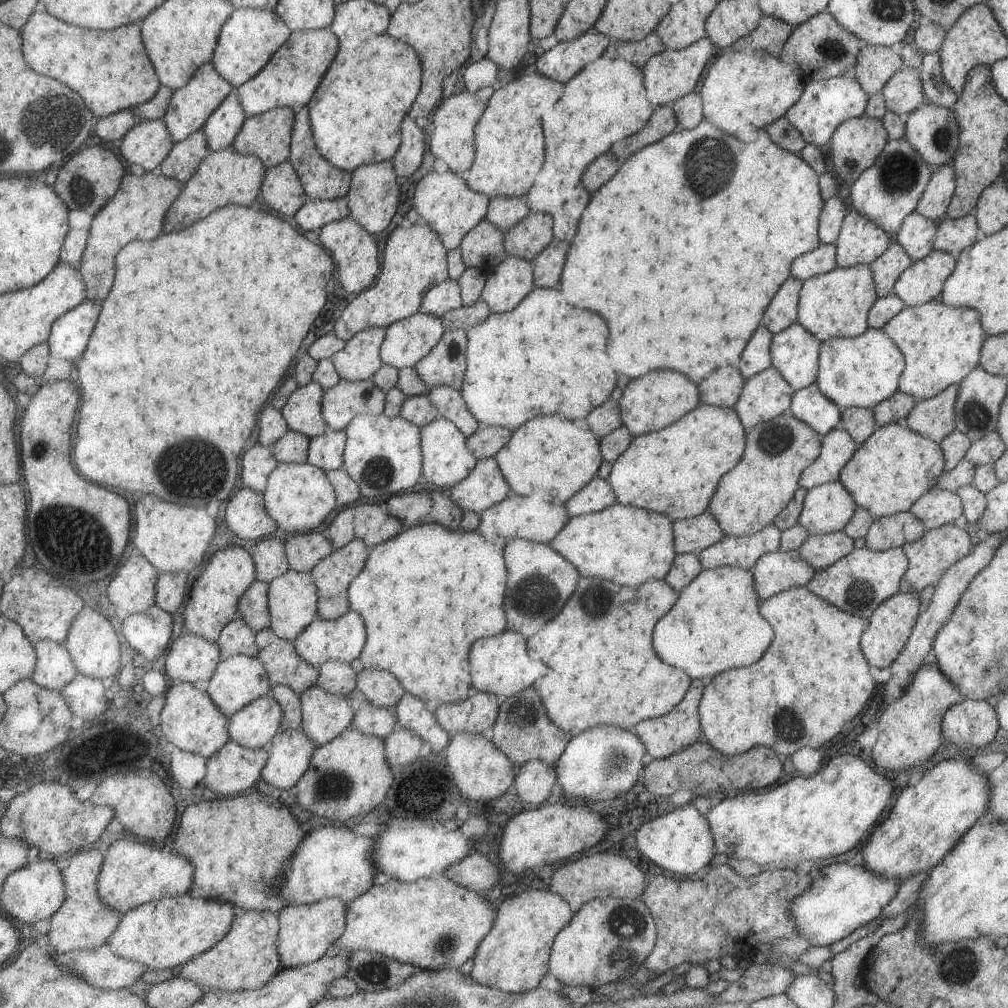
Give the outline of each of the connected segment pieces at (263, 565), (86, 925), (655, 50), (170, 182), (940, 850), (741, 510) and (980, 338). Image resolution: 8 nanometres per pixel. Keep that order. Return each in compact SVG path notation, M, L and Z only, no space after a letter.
M268 539L260 542L253 559L257 566L258 580L262 582L274 582L292 570L283 540Z
M97 845L92 848L83 849L70 856L70 863L63 871L63 880L65 880L65 886L67 886L67 900L49 922L48 931L45 935L49 944L59 954L65 954L73 950L93 950L93 948L99 948L99 946L107 944L109 938L117 932L119 924L123 920L124 915L121 912L113 910L111 906L107 906L99 898L99 876L102 874L104 862L106 861L105 853L105 851L99 850Z
M653 32L639 41L612 40L602 55L606 58L623 60L642 70L645 62L651 56L660 54L664 49L665 44Z
M162 172L145 173L142 177L127 174L118 194L99 214L94 216L85 255L80 266L86 282L88 299L104 303L114 289L119 252L134 241L151 242L163 235L169 210L183 193L184 184Z
M965 752L959 754L957 758L951 760L941 760L937 762L914 786L905 786L898 789L895 794L895 802L885 816L885 820L875 826L870 832L861 848L861 866L869 870L871 874L877 874L881 878L897 878L903 883L907 876L925 872L929 868L933 869L948 854L951 848L959 842L959 838L971 829L971 826L979 820L984 820L987 814L987 802L989 802L989 786L987 786L987 776L983 772L975 772L973 766L969 764L969 756Z
M789 412L771 418L771 420L755 424L745 431L744 452L736 466L719 478L715 493L709 500L707 511L715 522L719 524L726 536L750 536L772 523L775 516L789 503L795 490L801 472L820 454L820 435L807 426L805 422L797 420Z
M931 300L924 304L903 308L888 322L885 322L880 330L887 338L891 338L895 342L895 346L899 348L904 359L904 368L897 391L909 394L916 400L931 399L939 392L946 390L947 386L959 383L966 378L967 374L978 366L980 349L985 340L979 318L979 312L971 308L965 306L953 308L953 306L946 306L942 302Z

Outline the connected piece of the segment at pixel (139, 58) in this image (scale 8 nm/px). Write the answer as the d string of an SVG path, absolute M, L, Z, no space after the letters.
M45 10L35 12L22 32L25 40L26 62L41 75L45 74L47 77L59 80L75 92L79 92L95 117L99 117L99 119L146 104L153 100L162 89L163 85L160 82L158 71L143 42L141 23L132 23L111 30L87 29L64 22L51 14L49 10Z

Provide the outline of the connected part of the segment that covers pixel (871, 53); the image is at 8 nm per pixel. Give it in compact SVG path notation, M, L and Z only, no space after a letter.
M866 45L859 50L854 68L854 80L865 94L872 96L880 92L889 78L903 68L903 62L890 47Z

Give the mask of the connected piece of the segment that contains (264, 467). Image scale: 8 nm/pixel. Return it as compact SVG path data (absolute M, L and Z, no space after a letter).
M260 441L243 456L241 481L252 490L265 493L270 475L279 467L279 460L272 448L263 446Z

